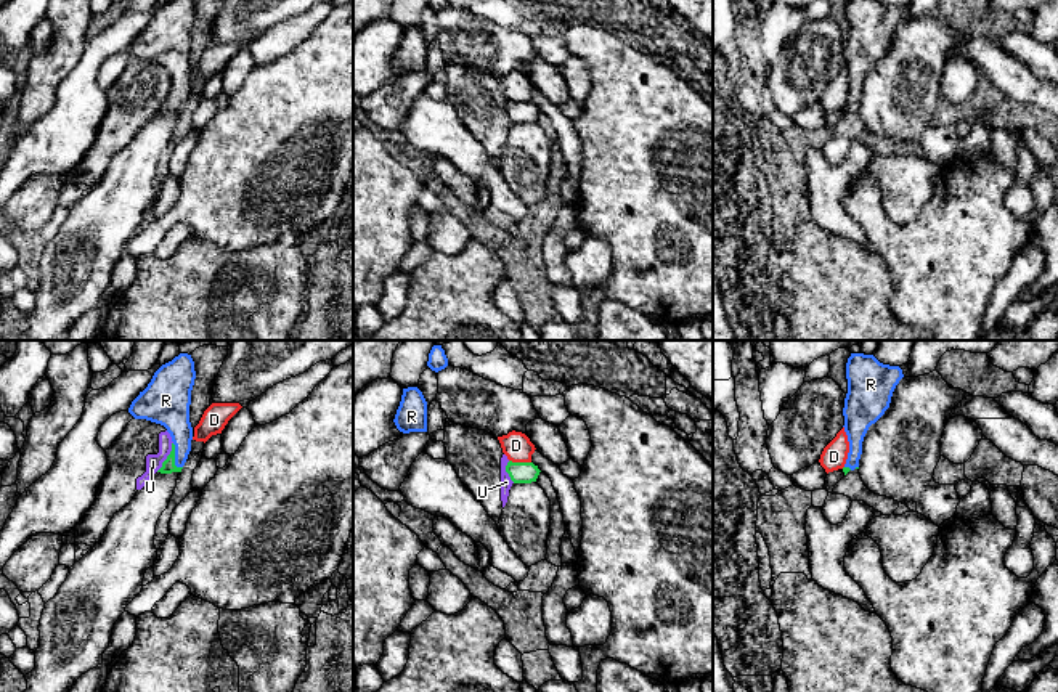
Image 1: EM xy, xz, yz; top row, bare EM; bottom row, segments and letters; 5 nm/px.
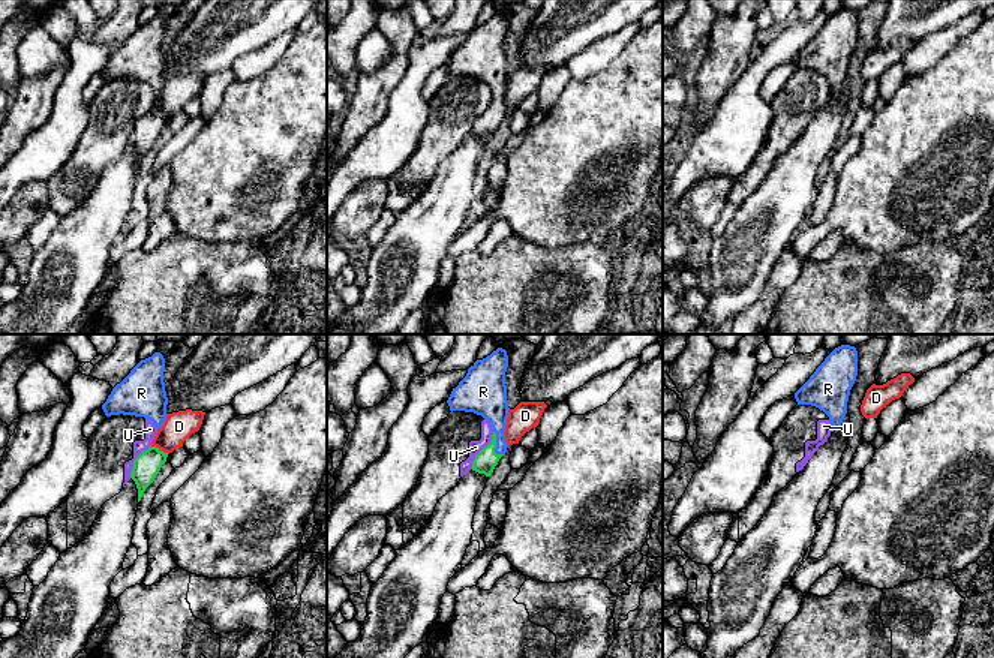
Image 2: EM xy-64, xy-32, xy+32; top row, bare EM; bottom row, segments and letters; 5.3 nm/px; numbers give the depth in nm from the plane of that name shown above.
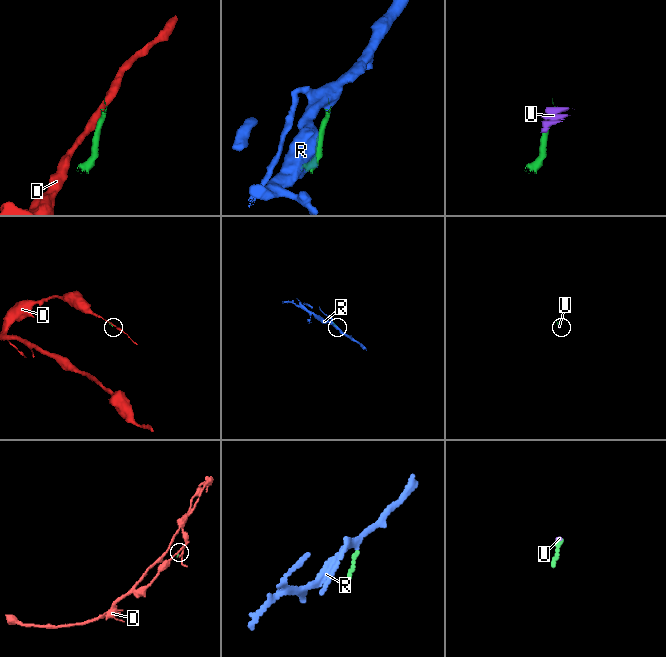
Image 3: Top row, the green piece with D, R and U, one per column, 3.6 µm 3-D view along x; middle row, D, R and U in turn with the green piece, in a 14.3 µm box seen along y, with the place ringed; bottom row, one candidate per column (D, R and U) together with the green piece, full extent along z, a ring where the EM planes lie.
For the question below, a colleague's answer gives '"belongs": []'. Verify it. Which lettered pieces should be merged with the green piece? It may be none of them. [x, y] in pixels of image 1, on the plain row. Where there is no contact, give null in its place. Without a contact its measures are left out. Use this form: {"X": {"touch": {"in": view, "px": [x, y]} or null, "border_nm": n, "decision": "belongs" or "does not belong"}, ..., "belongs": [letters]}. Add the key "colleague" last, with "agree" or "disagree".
{"D": {"touch": {"in": "xz", "px": [520, 103]}, "border_nm": 110, "decision": "does not belong"}, "R": {"touch": {"in": "xy", "px": [174, 98]}, "border_nm": 140, "decision": "belongs"}, "U": {"touch": {"in": "xy", "px": [167, 97]}, "border_nm": 170, "decision": "does not belong"}, "belongs": ["R"], "colleague": "disagree"}

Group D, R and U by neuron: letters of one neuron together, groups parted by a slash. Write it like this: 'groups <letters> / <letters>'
groups D / R / U

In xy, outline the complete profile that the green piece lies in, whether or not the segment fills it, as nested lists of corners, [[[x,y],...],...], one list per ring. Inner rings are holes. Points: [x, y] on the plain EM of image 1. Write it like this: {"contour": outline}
{"contour": [[[172,0],[154,13],[128,48],[135,59],[161,64],[172,77],[172,92],[157,111],[161,114],[181,112],[191,92],[189,45],[194,19],[193,0]]]}

